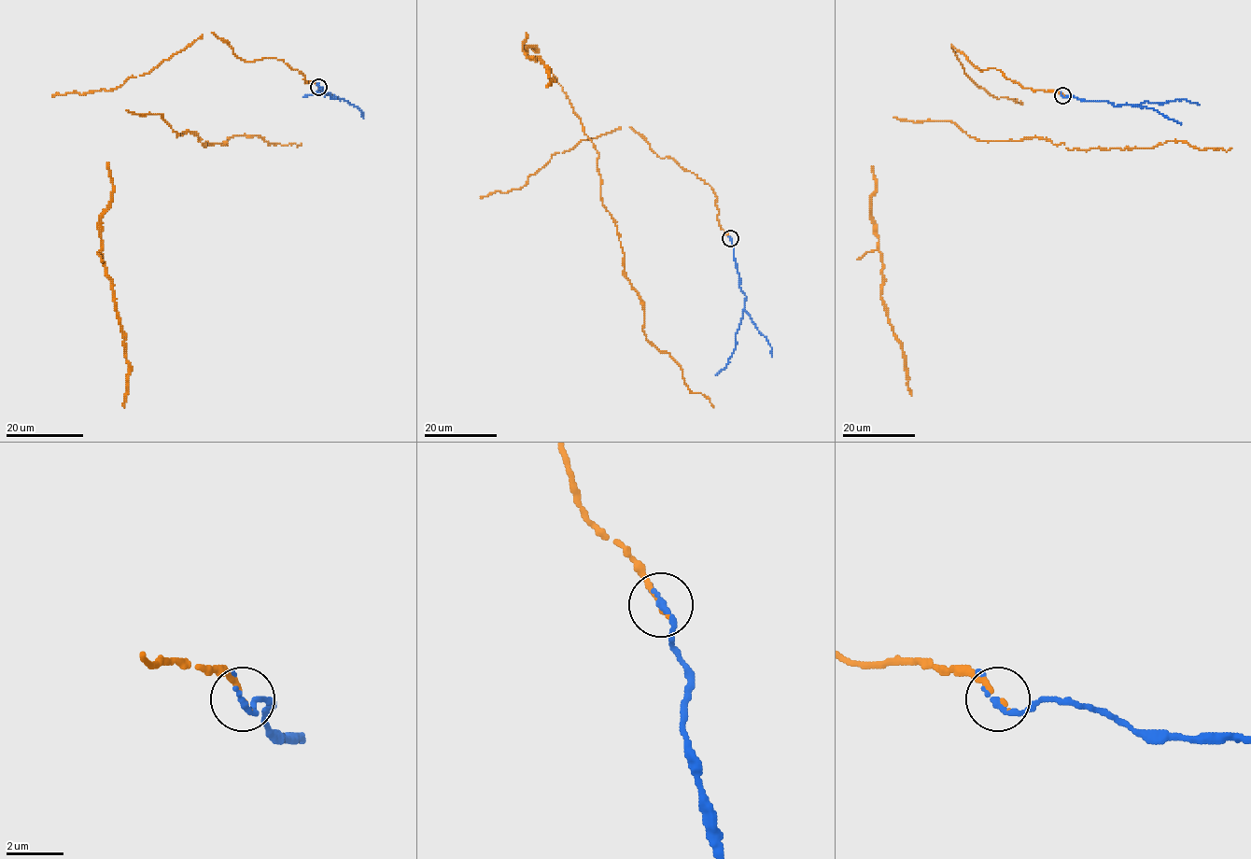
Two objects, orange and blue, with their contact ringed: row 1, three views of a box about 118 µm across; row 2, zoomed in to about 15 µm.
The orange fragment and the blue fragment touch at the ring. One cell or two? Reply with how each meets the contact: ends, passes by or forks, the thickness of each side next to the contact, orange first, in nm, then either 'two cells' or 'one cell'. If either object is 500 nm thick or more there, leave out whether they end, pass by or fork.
orange ends; blue passes by; calibres 200 and 190 nm; one cell

